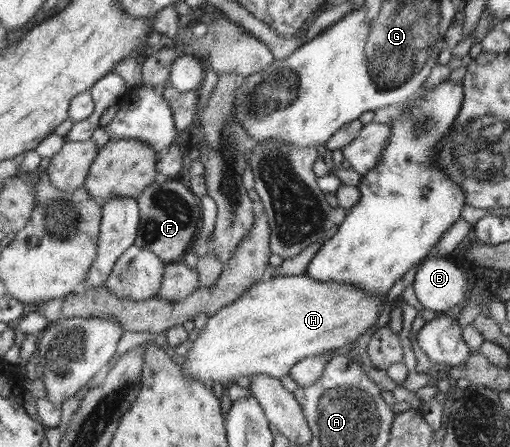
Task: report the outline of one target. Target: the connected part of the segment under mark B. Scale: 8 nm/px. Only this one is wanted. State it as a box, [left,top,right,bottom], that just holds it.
[413,256,474,314]

